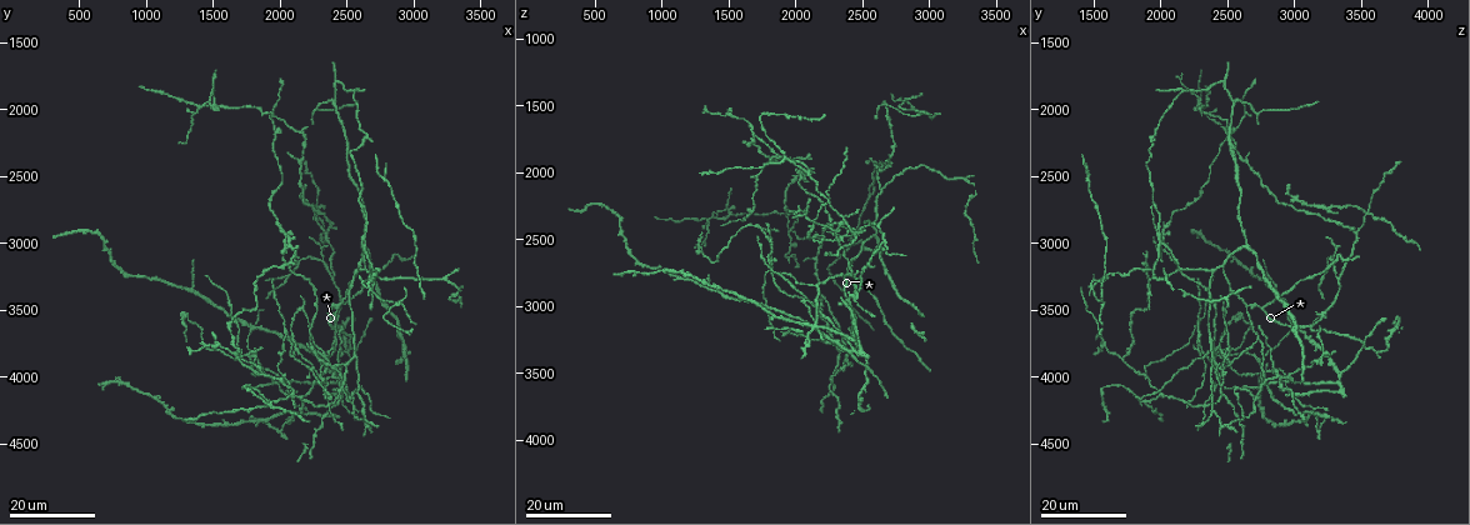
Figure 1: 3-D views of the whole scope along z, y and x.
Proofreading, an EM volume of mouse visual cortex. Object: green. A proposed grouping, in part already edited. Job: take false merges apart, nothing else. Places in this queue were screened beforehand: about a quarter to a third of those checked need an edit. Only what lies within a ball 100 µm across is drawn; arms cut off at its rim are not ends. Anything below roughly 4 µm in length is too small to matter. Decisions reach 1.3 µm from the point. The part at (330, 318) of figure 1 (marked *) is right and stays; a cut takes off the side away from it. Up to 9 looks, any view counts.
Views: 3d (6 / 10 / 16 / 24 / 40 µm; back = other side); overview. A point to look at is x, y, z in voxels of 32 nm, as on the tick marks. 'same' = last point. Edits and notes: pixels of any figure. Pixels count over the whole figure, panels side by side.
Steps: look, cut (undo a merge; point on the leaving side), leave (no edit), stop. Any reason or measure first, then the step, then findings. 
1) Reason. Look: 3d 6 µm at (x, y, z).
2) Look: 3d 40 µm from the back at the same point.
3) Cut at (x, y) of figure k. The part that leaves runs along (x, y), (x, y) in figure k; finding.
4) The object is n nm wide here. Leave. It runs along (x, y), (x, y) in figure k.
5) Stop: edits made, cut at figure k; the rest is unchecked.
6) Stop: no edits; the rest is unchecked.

Four-way junction. Look: 3d 24 µm at (2360, 4220, 2360).

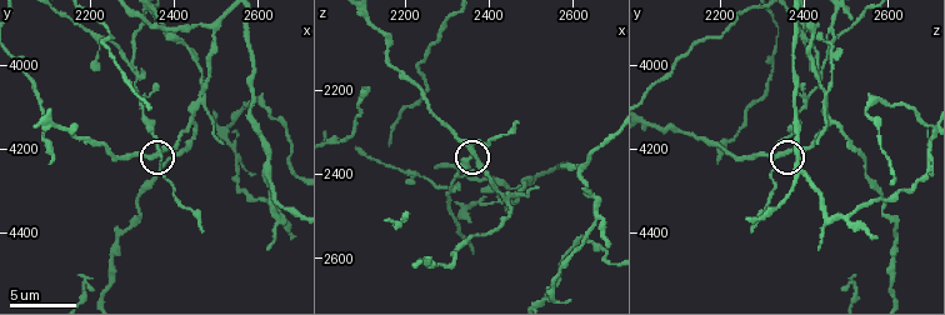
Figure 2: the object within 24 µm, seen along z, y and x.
Zoom in. Look: 3d 6 µm at (2355, 4210, 2340).

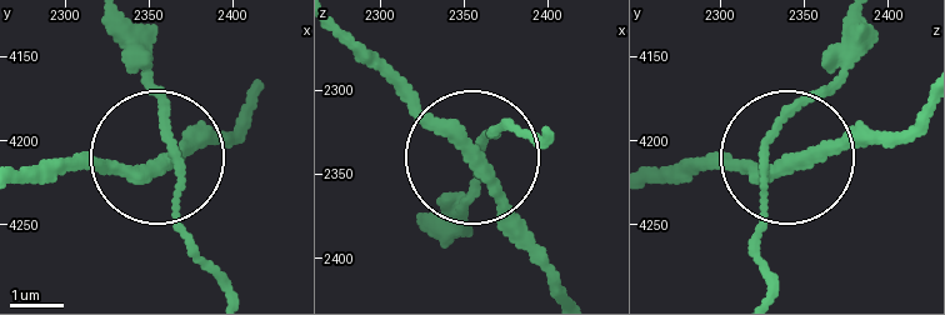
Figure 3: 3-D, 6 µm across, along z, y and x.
Leave. It runs along (854, 23), (841, 63), (778, 130), (774, 166), (658, 170) in figure 3; continuous, no second cell.

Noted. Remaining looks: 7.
Three arms meet. Look: 3d 24 µm at (2100, 4140, 2000).

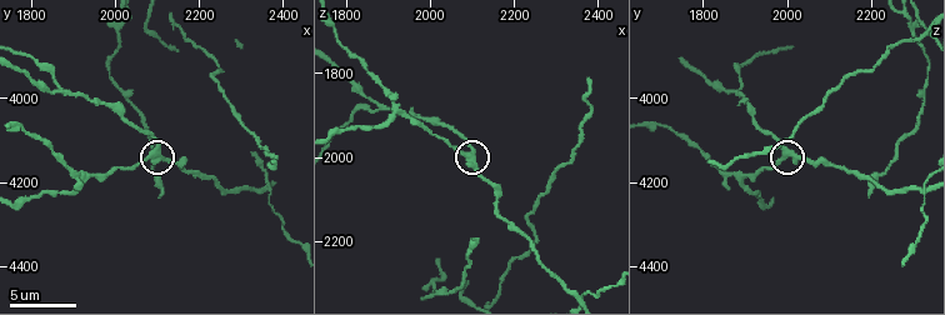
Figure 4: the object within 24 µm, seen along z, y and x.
Look: 3d 10 µm at (2090, 4120, 1990).

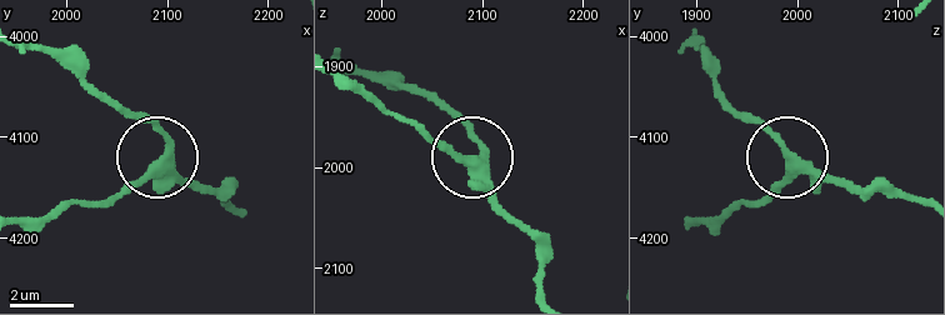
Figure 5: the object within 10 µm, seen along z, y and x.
The side arm is 40 µm long. Leave. It runs along (230, 203), (155, 164), (101, 205) in figure 5; one cell here.

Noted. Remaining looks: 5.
Branch point. Look: 3d 10 µm at (1870, 3985, 1885).

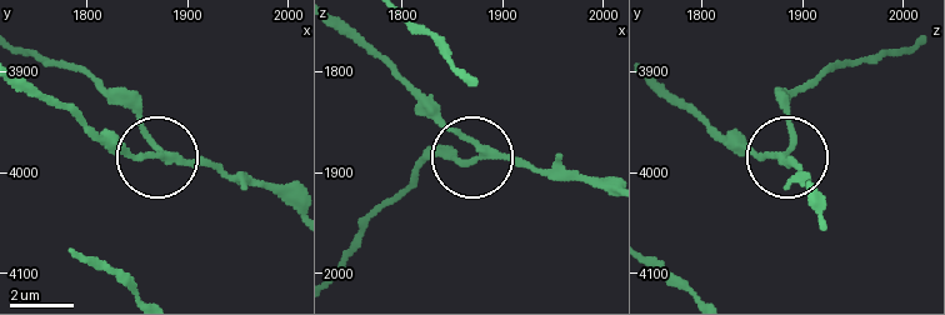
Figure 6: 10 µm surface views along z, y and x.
The object is 190 nm wide here. Leave. All the same cell.

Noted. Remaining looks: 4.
Thick turns thin. Look: 3d 24 µm at (2260, 2020, 2740).

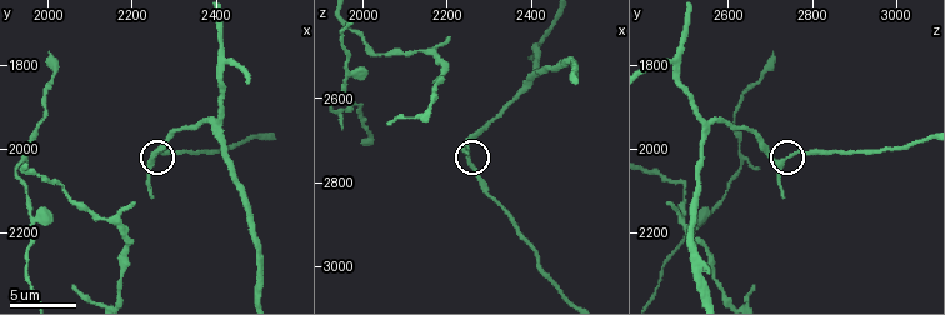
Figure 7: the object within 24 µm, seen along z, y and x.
Look: 3d 10 µm at (2245, 2035, 2725).

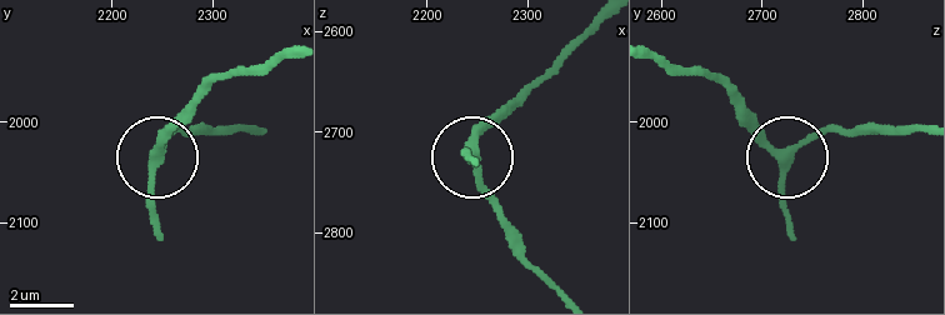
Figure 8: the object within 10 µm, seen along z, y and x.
The object is 270 nm wide here. Leave. It runs along (656, 59), (714, 75), (786, 154), (856, 126) in figure 8; all the same cell.

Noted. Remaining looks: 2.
Stop: no edits; the rest is unchecked.

